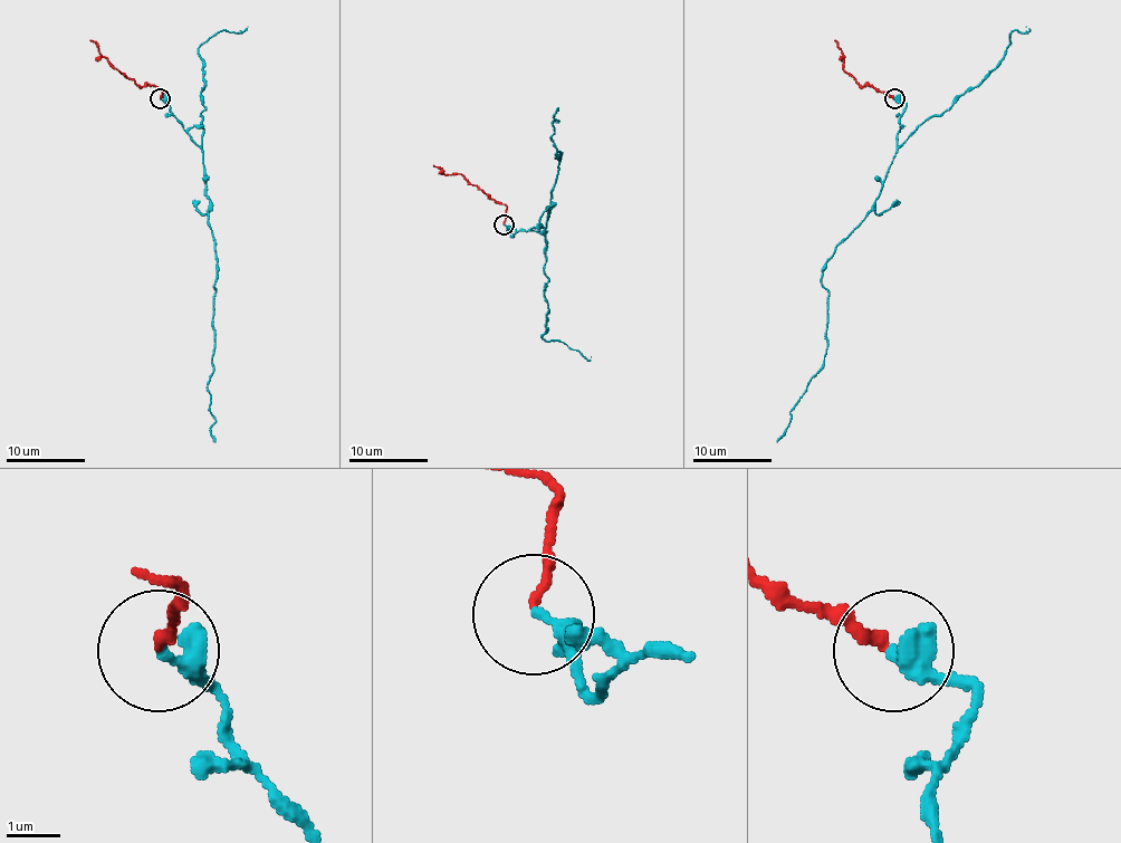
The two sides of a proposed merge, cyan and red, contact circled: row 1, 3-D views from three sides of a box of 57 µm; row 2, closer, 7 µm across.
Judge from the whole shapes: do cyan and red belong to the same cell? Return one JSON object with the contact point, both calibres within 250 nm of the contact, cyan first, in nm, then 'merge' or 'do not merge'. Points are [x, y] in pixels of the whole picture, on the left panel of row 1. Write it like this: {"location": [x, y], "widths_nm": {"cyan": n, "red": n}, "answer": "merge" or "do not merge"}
{"location": [160, 98], "widths_nm": {"cyan": 240, "red": 170}, "answer": "merge"}

